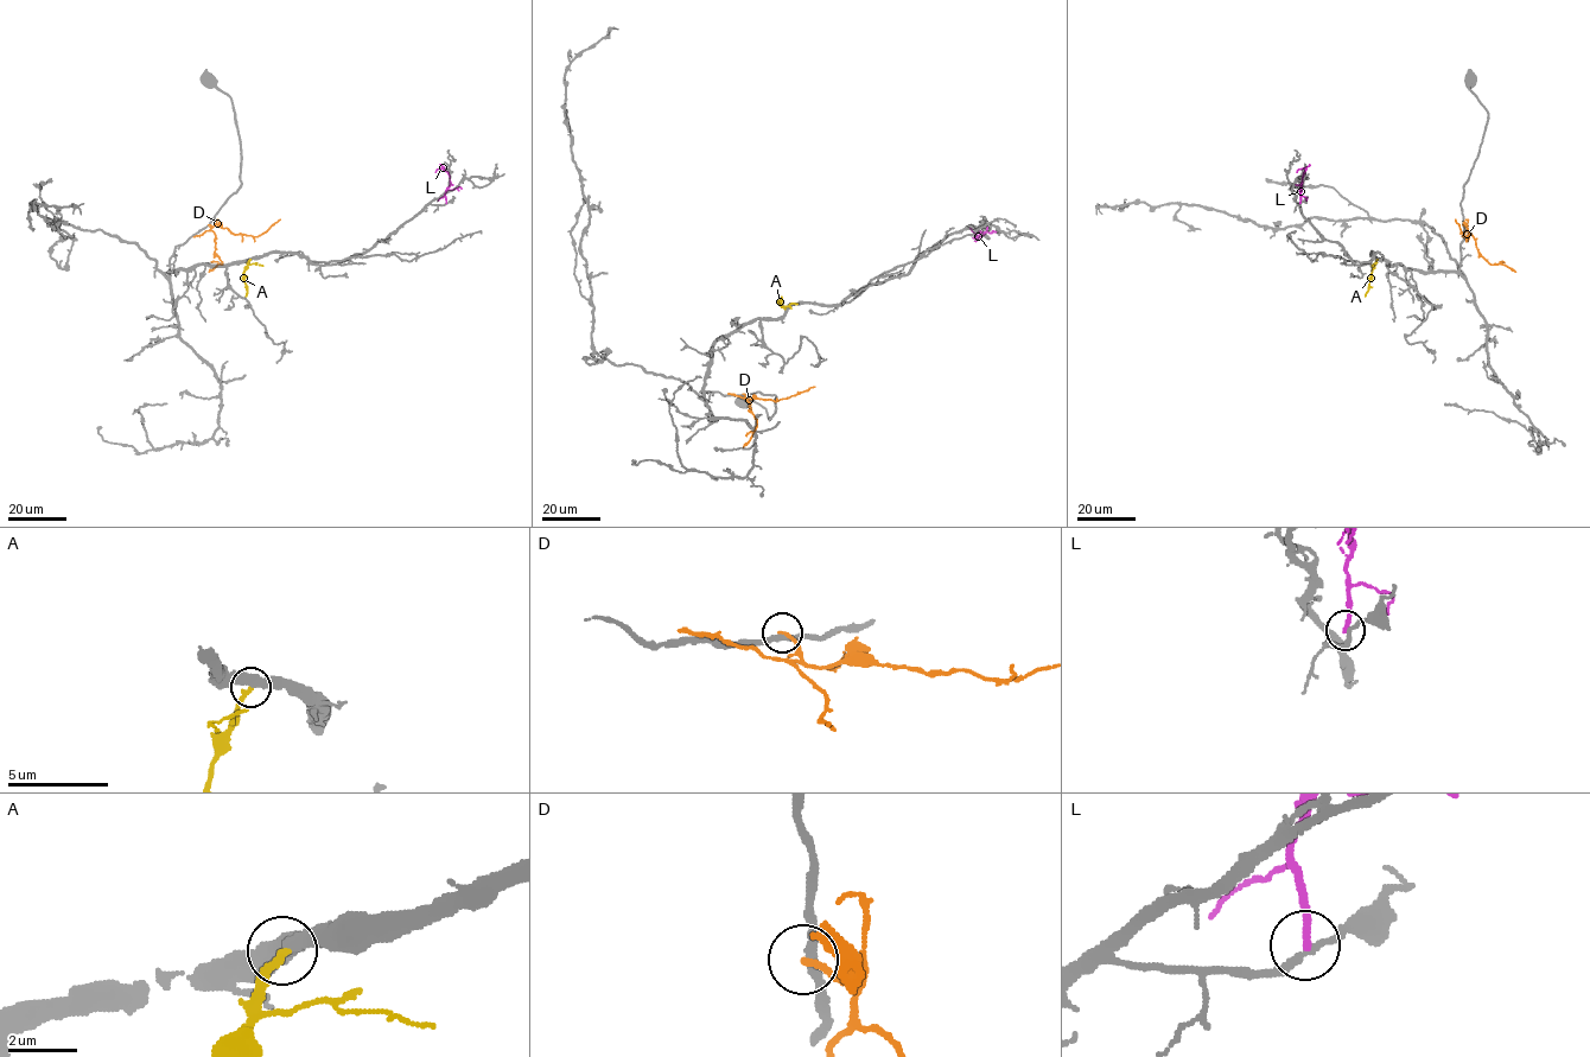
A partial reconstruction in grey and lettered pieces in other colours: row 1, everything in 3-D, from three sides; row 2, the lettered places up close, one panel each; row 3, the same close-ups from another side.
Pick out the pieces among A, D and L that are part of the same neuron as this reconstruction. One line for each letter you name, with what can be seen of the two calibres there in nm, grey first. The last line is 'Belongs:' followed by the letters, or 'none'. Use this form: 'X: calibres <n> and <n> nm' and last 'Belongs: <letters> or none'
A: calibres 440 and 240 nm
Belongs: A

